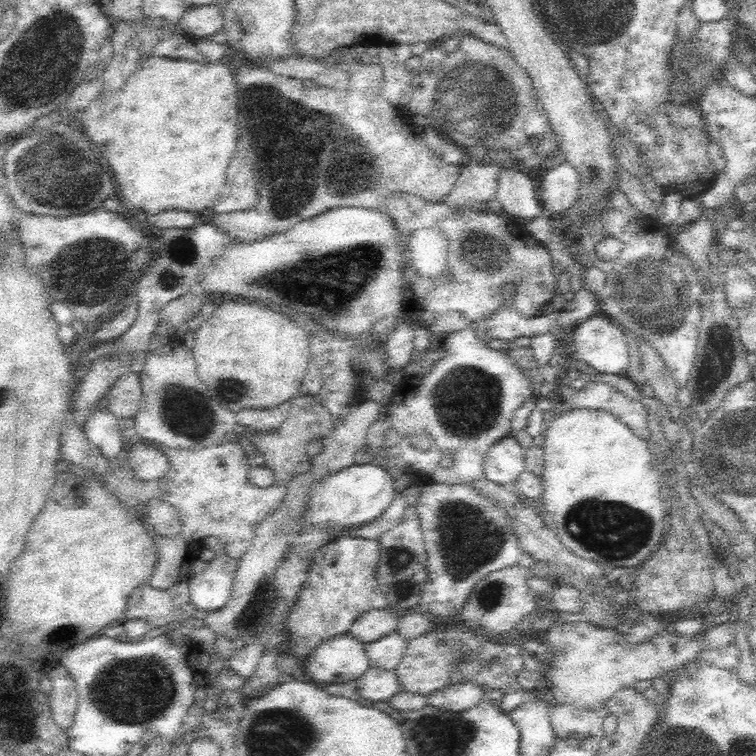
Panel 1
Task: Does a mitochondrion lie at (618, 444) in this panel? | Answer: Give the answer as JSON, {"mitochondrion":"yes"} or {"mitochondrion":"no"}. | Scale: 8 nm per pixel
{"mitochondrion":"no"}

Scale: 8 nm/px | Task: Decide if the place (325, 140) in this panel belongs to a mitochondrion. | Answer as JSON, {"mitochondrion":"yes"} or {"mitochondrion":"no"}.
{"mitochondrion":"yes"}

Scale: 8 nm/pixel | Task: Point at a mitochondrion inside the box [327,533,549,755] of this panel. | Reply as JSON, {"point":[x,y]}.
{"point":[402,562]}

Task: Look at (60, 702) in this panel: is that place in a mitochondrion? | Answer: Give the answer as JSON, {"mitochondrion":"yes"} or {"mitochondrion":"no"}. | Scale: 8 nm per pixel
{"mitochondrion":"no"}

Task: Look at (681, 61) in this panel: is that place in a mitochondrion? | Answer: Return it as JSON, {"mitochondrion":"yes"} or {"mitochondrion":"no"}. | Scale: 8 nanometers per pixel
{"mitochondrion":"yes"}

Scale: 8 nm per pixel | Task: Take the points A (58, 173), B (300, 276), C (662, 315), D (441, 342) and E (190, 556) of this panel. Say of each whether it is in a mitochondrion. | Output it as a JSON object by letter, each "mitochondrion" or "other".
{"A":"mitochondrion","B":"other","C":"mitochondrion","D":"other","E":"other"}

